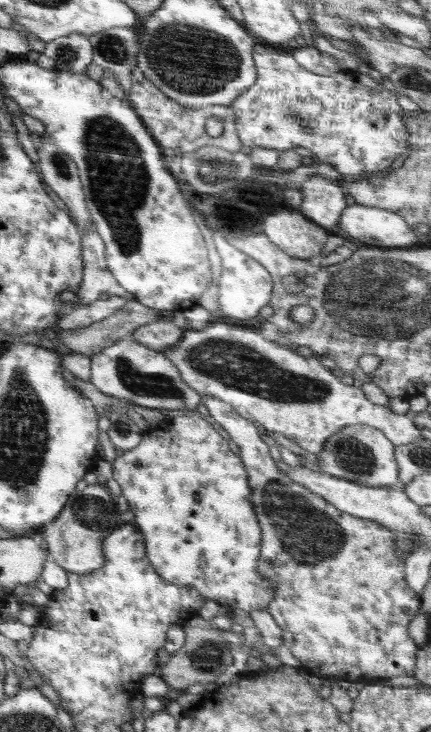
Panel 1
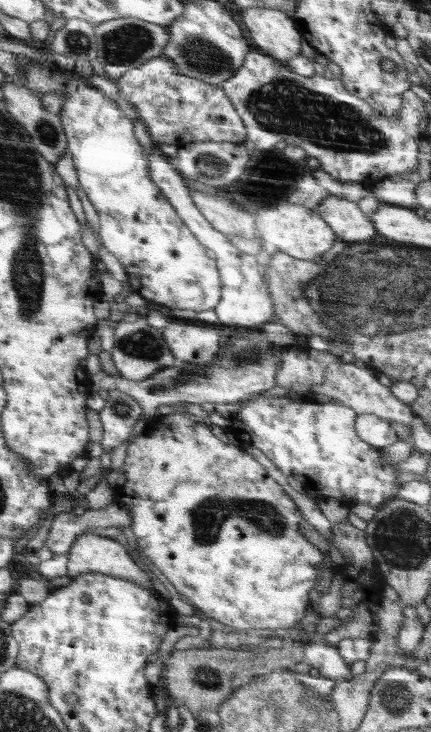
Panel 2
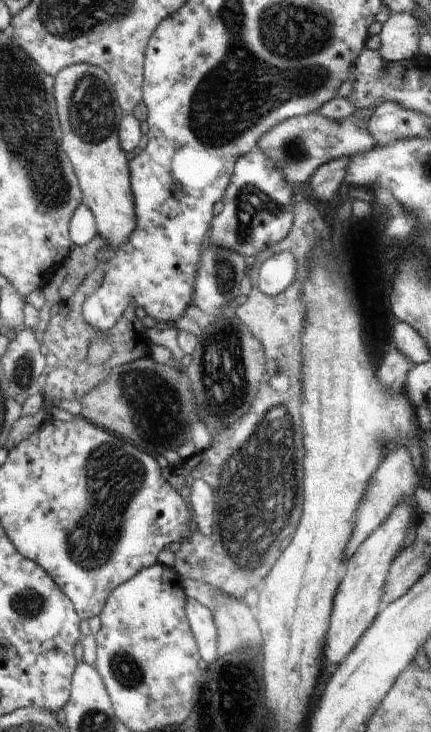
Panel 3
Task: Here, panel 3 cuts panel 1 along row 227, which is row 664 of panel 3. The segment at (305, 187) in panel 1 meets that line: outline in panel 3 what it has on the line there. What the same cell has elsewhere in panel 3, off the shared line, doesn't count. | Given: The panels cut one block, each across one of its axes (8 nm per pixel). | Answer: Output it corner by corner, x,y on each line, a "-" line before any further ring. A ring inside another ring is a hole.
402,502
358,546
358,550
347,559
338,592
334,596
334,602
332,602
330,626
326,630
324,656
322,656
326,669
329,670
330,666
334,666
334,664
340,664
354,650
354,647
362,638
362,634
372,626
372,622
380,614
383,607
382,594
384,594
384,584
386,584
386,578
388,578
388,570
406,546
404,540
406,540
410,524
412,524
412,504

